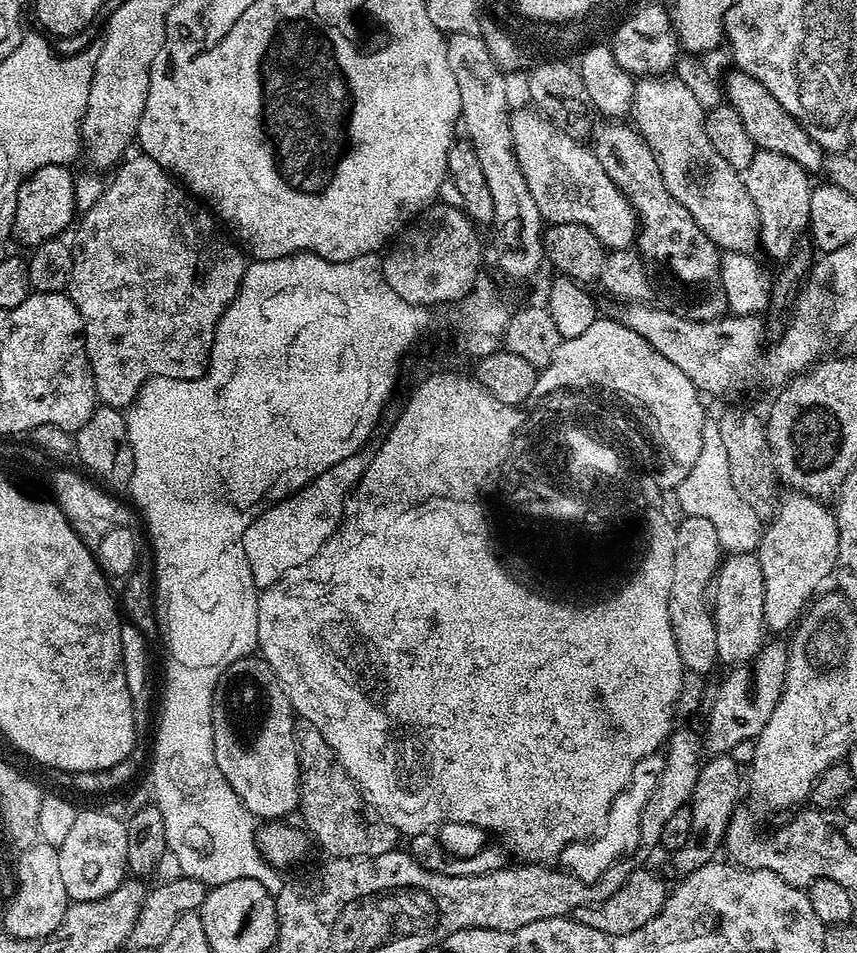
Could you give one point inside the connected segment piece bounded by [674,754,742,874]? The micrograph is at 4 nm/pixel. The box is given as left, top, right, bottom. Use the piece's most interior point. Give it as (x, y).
(715, 798)

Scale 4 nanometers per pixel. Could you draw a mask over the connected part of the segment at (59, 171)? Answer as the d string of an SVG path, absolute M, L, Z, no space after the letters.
M47 164L22 182L16 195L16 209L12 223L12 236L28 244L29 249L37 248L42 242L55 240L64 231L73 227L78 216L76 207L76 176L71 167L62 164Z

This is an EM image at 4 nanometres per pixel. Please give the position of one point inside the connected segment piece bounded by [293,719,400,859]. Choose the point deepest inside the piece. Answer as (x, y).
(329, 799)

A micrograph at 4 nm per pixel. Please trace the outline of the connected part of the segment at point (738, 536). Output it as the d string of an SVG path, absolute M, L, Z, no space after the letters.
M712 416L705 417L701 453L691 467L690 474L677 485L678 504L683 515L709 519L719 535L721 549L727 553L755 553L763 536L764 526L754 510L734 488L730 479L729 458L726 455L719 421Z

